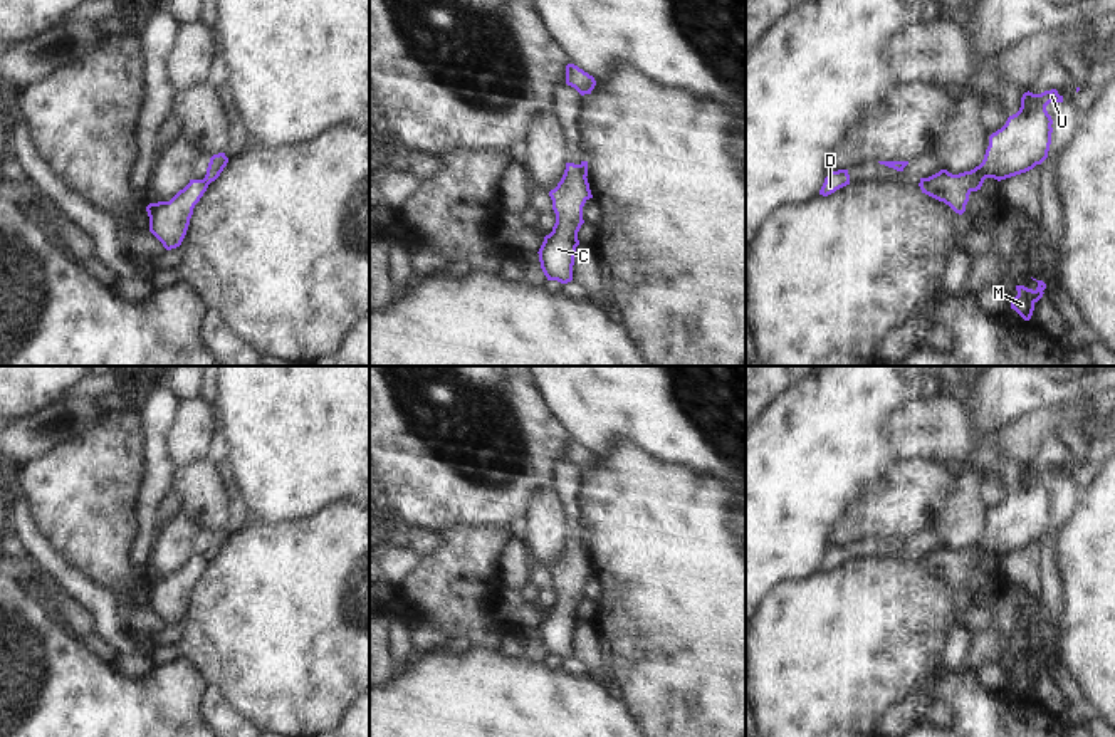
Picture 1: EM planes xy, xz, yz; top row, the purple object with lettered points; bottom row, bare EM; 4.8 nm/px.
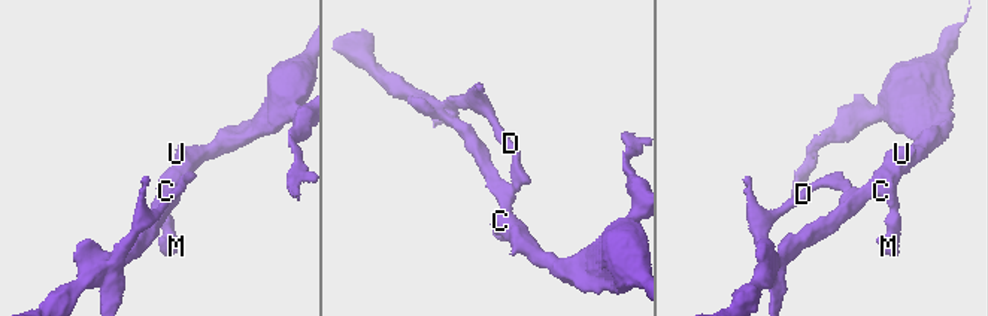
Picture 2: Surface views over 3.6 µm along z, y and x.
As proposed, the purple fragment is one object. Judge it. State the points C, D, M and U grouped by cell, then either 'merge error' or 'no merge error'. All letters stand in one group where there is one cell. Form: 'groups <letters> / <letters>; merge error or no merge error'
groups C M U / D; merge error

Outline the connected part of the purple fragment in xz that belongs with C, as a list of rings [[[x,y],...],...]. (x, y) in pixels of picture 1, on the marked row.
[[[566,163],[564,175],[558,186],[549,191],[556,223],[552,232],[544,237],[539,248],[539,262],[547,280],[568,284],[573,280],[573,265],[578,232],[583,220],[583,206],[593,198],[586,175],[579,165]]]

